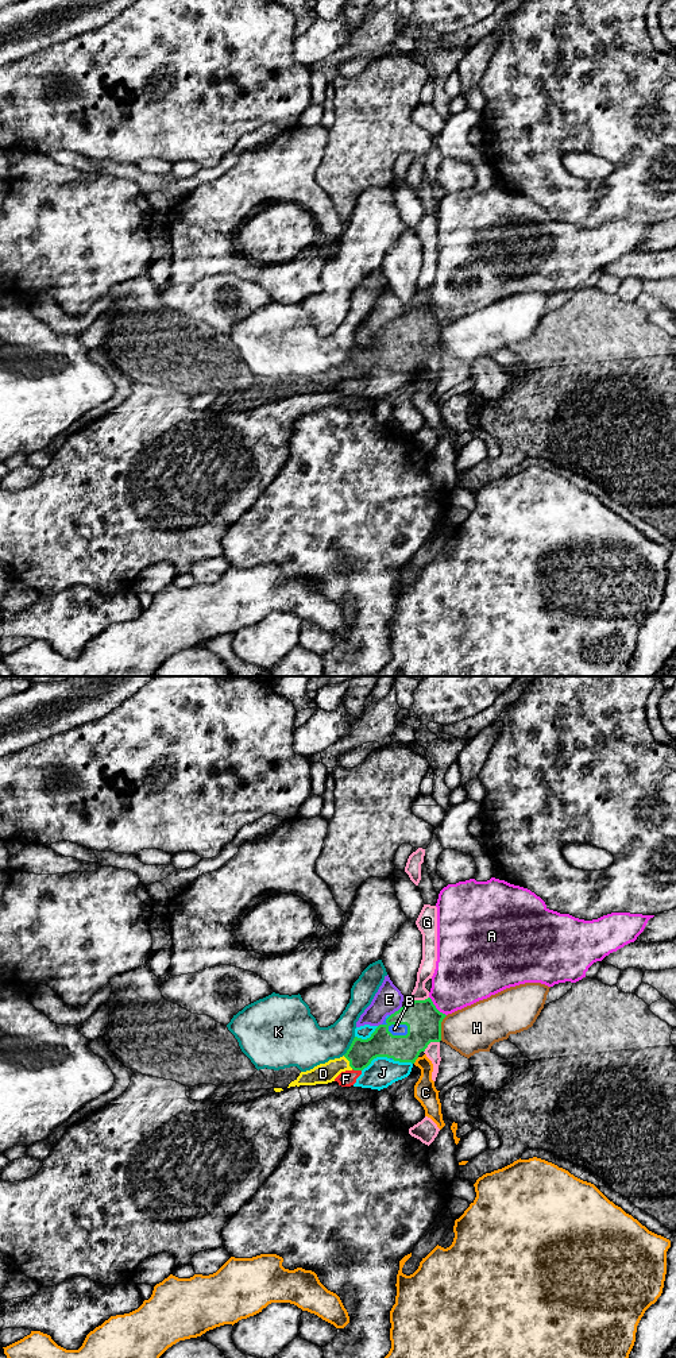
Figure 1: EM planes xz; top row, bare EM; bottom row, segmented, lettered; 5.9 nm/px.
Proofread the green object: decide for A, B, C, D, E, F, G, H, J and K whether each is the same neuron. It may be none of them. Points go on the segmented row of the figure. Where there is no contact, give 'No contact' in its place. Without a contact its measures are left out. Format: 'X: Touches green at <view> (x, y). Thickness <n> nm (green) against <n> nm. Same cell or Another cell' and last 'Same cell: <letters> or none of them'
A: Touches green at xz (435, 1007). Thickness 200 nm (green) against 340 nm. Another cell
B: Touches green at xz (394, 1036). Thickness 200 nm (green) against 60 nm. Same cell
C: Touches green at xz (416, 1058). Thickness 200 nm (green) against 140 nm. Another cell
D: Touches green at xz (350, 1063). Thickness 160 nm (green) against 120 nm. Same cell
E: Touches green at xz (396, 1011). Thickness 200 nm (green) against 160 nm. Another cell
F: Touches green at xz (356, 1069). Thickness 160 nm (green) against 100 nm. Another cell
G: Touches green at xz (418, 1000). Thickness 200 nm (green) against 100 nm. Another cell
H: Touches green at xz (440, 1027). Thickness 200 nm (green) against 280 nm. Another cell
J: Touches green at xz (375, 1057). Thickness 160 nm (green) against 180 nm. Another cell
K: Touches green at xz (350, 1046). Thickness 160 nm (green) against 260 nm. Another cell
Same cell: B, D

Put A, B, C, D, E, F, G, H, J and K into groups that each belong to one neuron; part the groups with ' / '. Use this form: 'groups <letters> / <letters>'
groups A / B D / C / E F J / G / H / K

